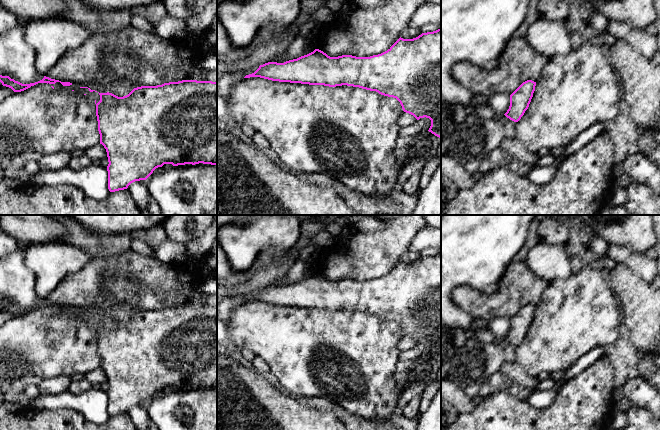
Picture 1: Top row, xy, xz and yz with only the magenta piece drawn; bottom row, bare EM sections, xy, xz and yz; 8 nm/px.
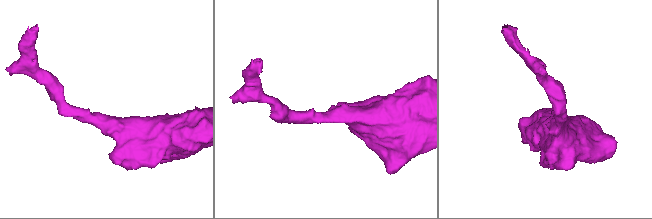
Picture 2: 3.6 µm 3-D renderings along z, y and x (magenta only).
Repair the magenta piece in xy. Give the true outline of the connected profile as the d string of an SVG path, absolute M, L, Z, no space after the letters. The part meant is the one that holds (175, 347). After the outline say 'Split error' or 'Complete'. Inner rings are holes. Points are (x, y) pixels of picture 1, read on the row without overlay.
M182 304L169 306L157 310L141 310L134 312L128 319L118 321L112 317L99 317L100 325L96 328L96 340L98 345L98 355L100 358L100 368L104 370L108 381L108 413L110 416L127 413L128 410L140 404L146 404L153 395L164 388L173 390L185 388L211 388L217 389L217 306Z. Complete

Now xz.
M441 252L422 257L413 263L400 261L387 275L370 281L330 281L315 273L307 279L284 287L268 286L260 289L254 297L244 302L250 301L329 311L347 309L376 315L396 322L403 335L417 344L429 342L431 350L428 355L441 364Z. Complete

